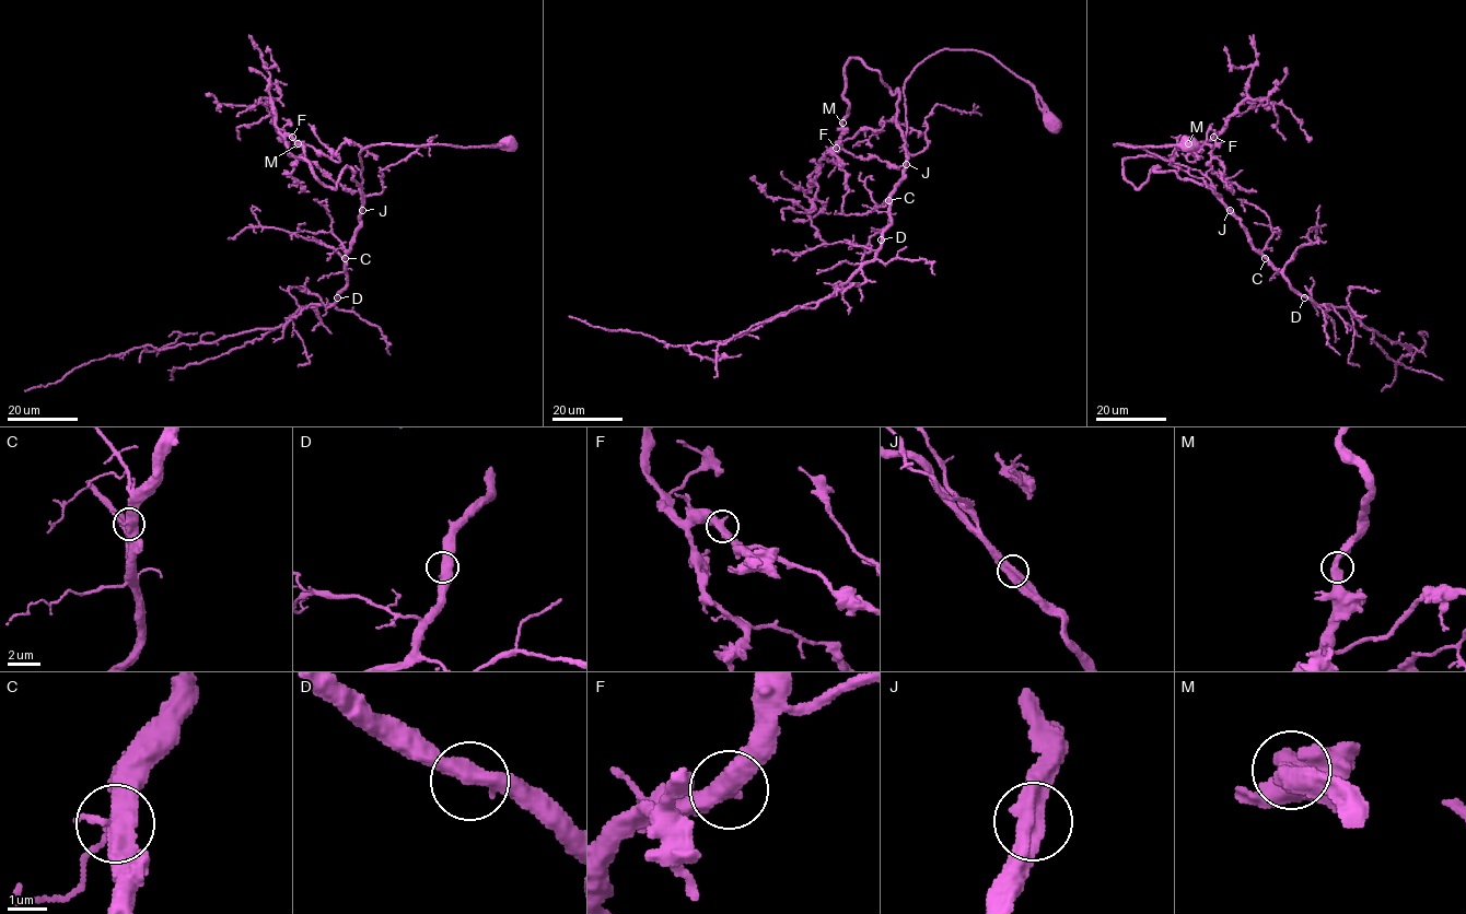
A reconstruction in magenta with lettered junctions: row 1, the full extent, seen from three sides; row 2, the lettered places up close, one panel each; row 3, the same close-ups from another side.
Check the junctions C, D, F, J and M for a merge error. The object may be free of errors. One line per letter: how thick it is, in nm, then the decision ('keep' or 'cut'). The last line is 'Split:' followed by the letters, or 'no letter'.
C: 500 nm | keep
D: 500 nm | keep
F: 480 nm | keep
J: 480 nm | keep
M: 440 nm | keep
Split: no letter

